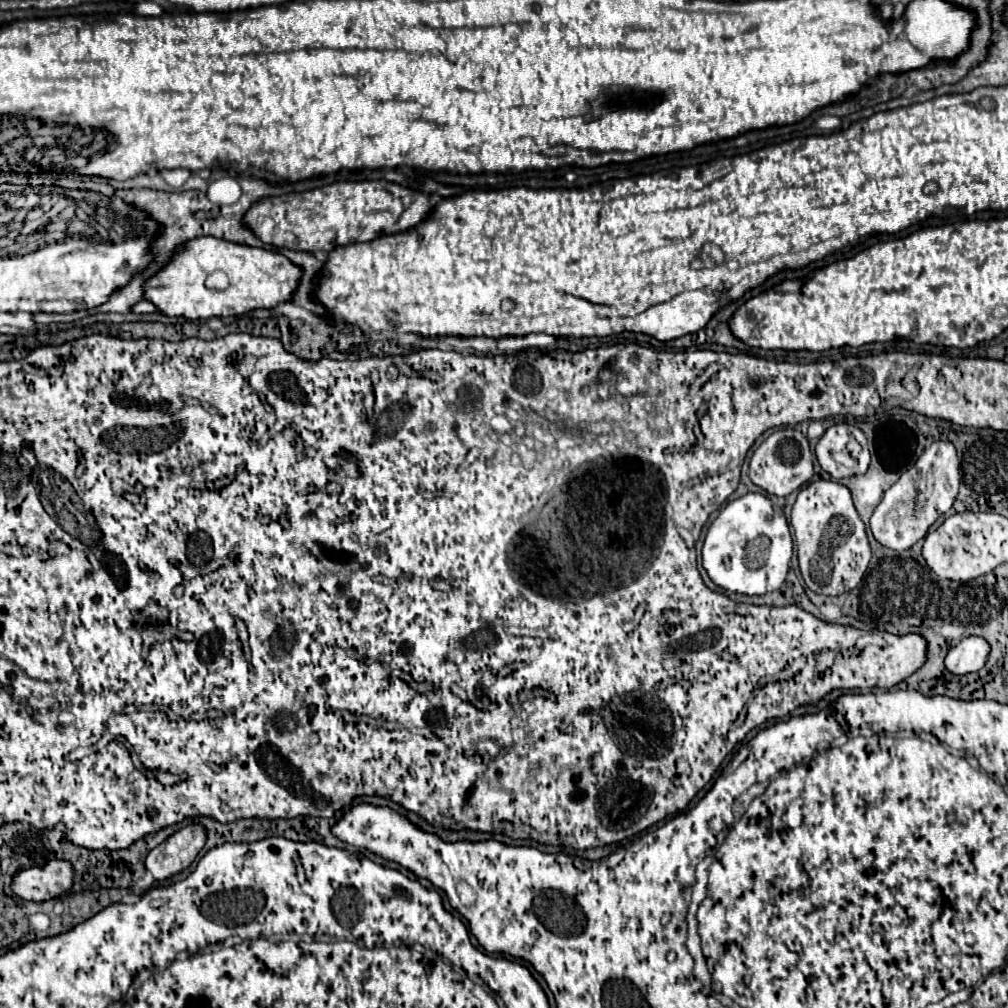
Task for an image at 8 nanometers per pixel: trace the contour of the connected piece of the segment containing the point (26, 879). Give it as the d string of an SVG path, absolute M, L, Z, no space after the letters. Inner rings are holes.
M51 859L41 867L19 867L17 875L13 875L11 891L23 901L43 903L63 897L71 891L73 883L73 865L67 859Z

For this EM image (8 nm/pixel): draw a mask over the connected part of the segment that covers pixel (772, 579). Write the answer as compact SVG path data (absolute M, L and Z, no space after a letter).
M747 493L735 501L729 501L709 525L701 555L703 567L711 581L725 591L749 597L777 591L785 583L793 555L785 513L761 493Z

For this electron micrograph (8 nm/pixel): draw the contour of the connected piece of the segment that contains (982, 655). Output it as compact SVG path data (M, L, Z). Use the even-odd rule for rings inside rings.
M967 637L945 657L945 669L951 675L967 675L979 671L989 657L989 645L981 637Z

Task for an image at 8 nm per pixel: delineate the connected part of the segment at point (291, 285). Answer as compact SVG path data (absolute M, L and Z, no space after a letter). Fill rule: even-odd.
M199 237L185 243L173 261L145 283L145 299L153 301L163 315L183 315L191 321L245 315L255 309L273 309L281 303L293 301L301 277L303 269L277 251L245 247L217 237ZM217 269L225 271L229 277L229 287L225 291L205 287L207 275Z

